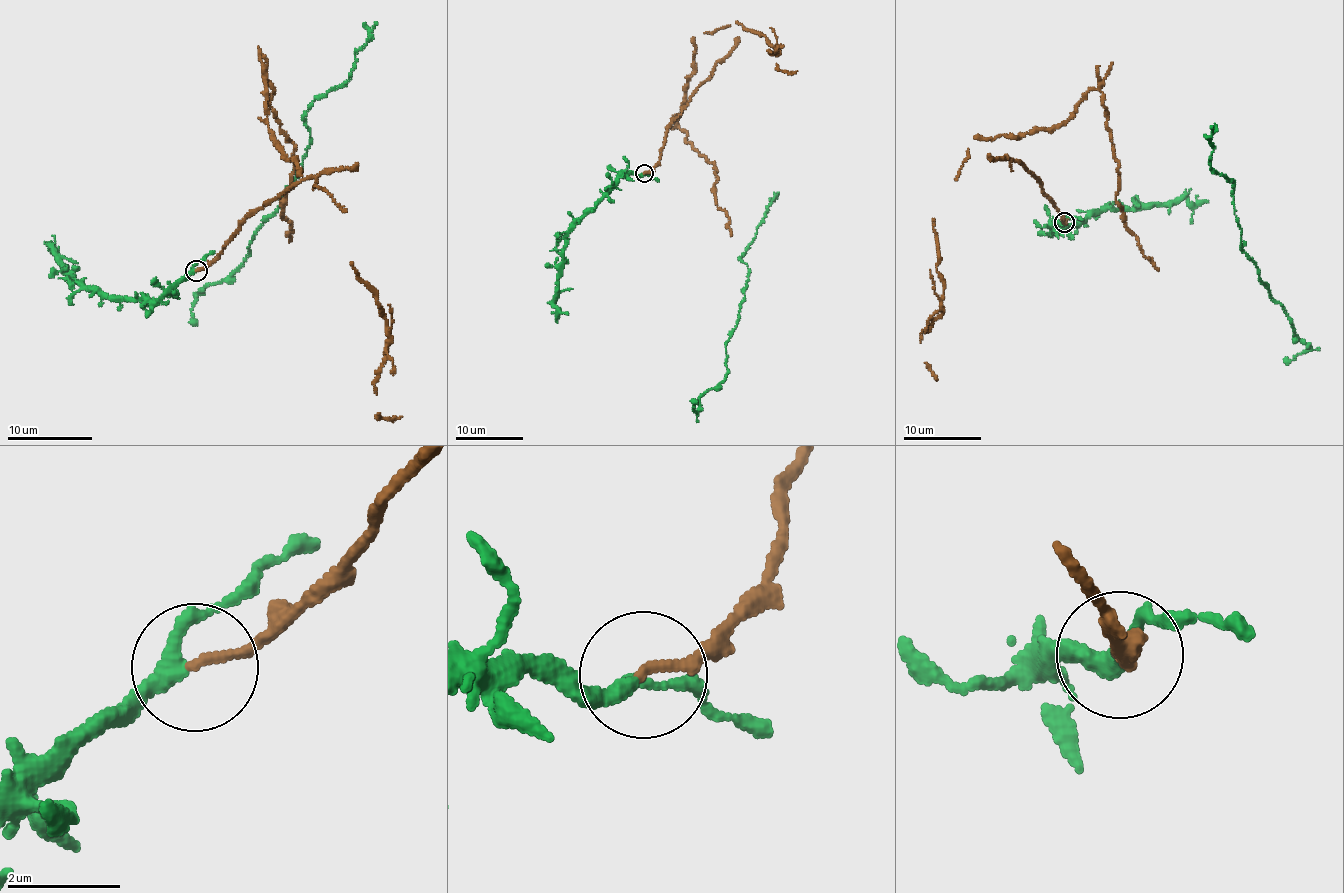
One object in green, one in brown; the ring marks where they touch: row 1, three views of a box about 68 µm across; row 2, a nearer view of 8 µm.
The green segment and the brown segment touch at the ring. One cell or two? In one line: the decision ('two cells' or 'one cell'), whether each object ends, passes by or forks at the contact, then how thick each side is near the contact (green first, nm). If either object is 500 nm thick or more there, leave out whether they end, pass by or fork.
two cells | green passes by | brown ends | 260/160 nm

